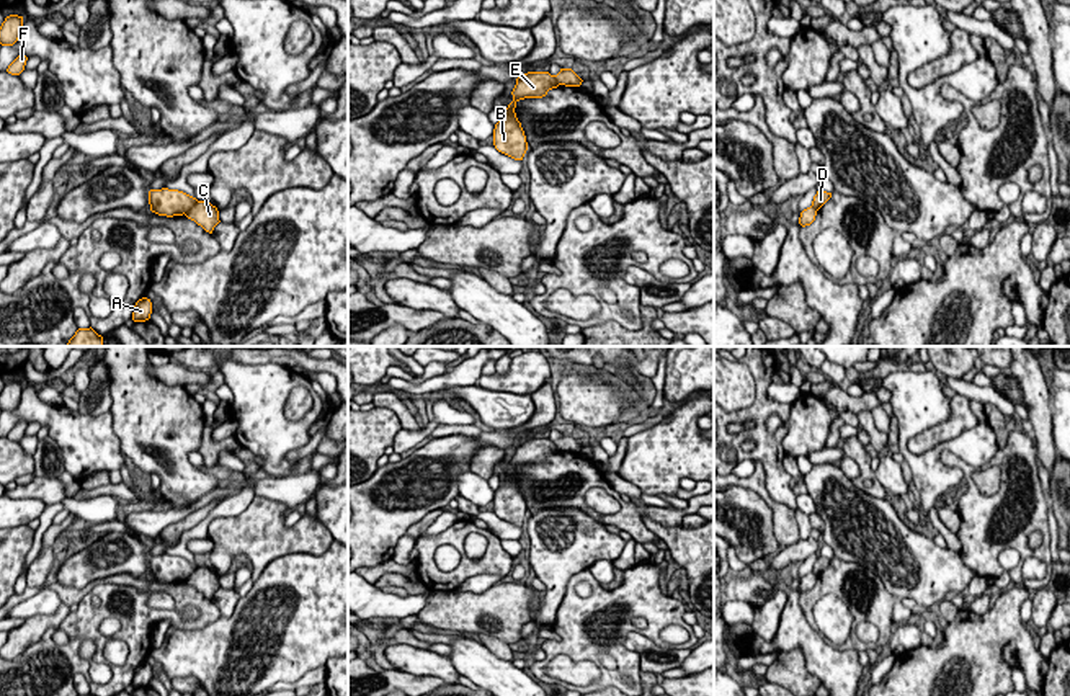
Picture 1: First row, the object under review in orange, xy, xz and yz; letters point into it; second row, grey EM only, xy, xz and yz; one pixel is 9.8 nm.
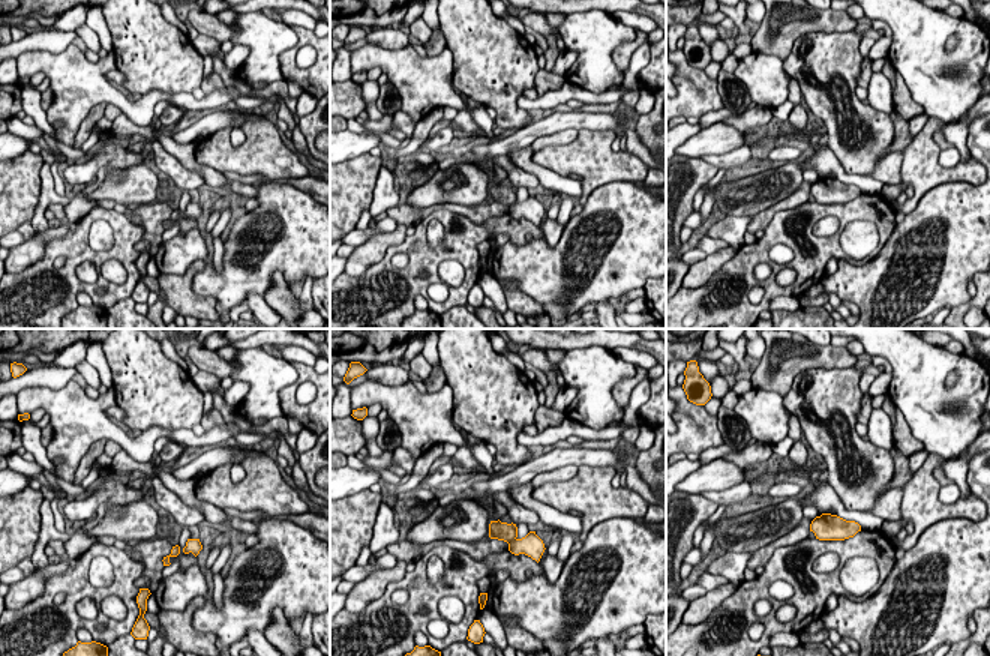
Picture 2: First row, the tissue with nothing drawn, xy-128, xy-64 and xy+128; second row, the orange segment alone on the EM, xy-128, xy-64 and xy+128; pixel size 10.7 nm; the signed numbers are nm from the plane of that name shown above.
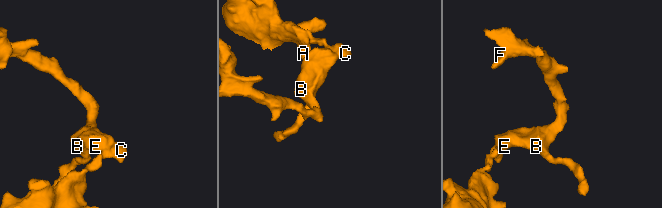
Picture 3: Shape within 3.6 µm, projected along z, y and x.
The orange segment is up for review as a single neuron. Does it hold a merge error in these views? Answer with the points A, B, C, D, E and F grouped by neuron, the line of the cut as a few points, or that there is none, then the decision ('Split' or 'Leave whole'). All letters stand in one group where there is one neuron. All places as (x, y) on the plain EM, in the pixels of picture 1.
Groups: A C / B D E F. Split along xy (198, 567), (185, 580). Split

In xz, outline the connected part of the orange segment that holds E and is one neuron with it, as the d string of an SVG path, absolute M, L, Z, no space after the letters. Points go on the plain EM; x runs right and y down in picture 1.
M528 438L516 444L516 451L511 457L513 467L493 495L493 511L498 518L515 526L523 526L528 508L515 479L516 469L524 464L542 464L549 456L557 454L559 451L557 444L549 438Z

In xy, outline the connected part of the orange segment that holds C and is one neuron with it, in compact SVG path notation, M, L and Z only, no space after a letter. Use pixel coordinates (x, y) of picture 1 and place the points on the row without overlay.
M198 567L185 582L209 600L212 600L214 593L221 588L217 573L207 567Z

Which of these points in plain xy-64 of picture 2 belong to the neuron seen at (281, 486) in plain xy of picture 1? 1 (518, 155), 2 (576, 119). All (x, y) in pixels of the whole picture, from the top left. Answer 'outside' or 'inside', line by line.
1: outside
2: inside

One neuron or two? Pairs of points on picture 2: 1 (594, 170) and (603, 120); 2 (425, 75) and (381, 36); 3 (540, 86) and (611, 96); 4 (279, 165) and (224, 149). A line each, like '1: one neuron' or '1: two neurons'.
1: two neurons
2: two neurons
3: two neurons
4: one neuron

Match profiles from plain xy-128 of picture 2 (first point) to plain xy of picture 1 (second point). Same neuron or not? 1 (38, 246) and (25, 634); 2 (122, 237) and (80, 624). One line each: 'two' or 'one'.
1: one
2: one

